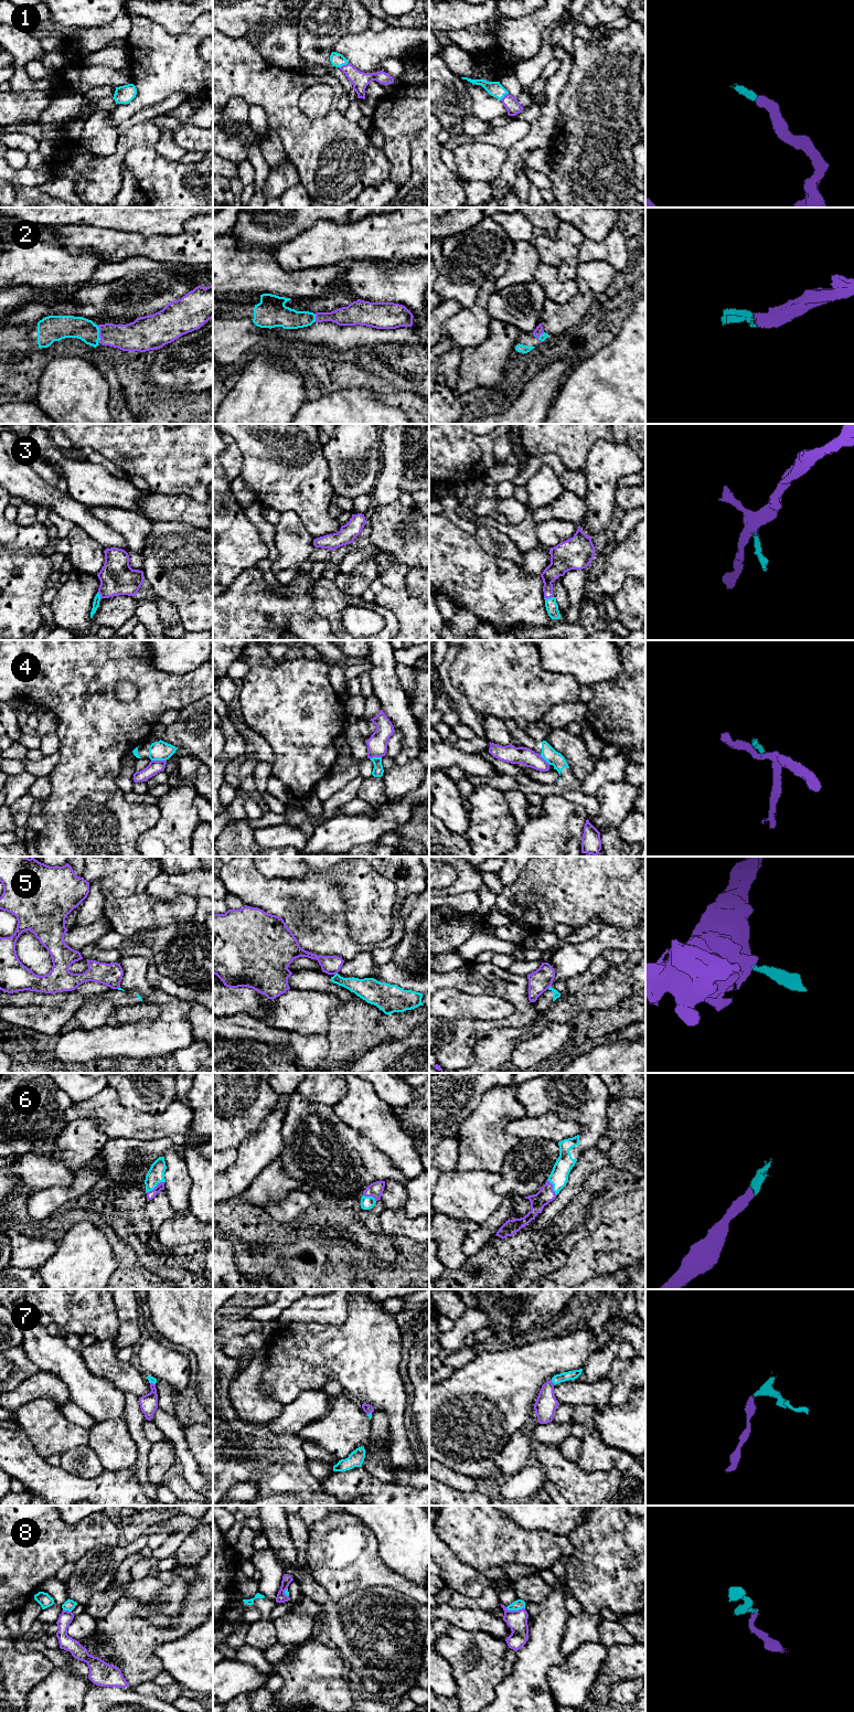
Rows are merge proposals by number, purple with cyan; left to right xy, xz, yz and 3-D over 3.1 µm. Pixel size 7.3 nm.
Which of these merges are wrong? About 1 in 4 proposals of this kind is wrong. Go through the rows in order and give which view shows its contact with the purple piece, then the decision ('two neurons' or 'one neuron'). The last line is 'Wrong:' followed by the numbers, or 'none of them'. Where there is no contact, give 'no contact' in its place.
1: meets purple in xz; one neuron
2: meets purple in xy; one neuron
3: meets purple in yz; one neuron
4: meets purple in xy; two neurons
5: meets purple in yz; two neurons
6: meets purple in xy; one neuron
7: meets purple in yz; one neuron
8: meets purple in yz; two neurons
Wrong: 4, 5, 8

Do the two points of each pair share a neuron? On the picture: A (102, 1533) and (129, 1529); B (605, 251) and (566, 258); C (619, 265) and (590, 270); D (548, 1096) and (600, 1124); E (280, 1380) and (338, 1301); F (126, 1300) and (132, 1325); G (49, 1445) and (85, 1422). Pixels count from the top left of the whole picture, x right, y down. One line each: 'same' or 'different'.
A: different
B: different
C: different
D: same
E: different
F: same
G: different

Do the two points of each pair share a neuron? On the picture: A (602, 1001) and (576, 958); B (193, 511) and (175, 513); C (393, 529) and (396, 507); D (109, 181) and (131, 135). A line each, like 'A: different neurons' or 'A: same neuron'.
A: different neurons
B: same neuron
C: same neuron
D: same neuron

